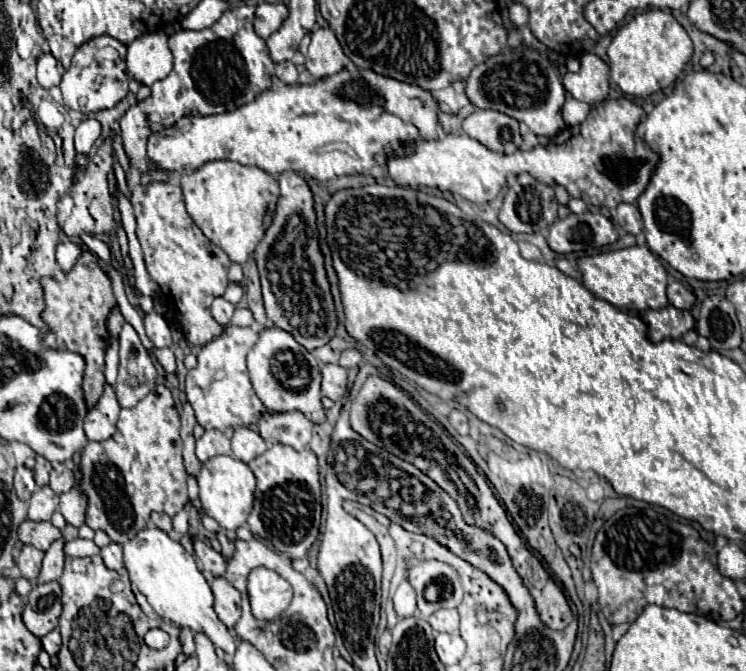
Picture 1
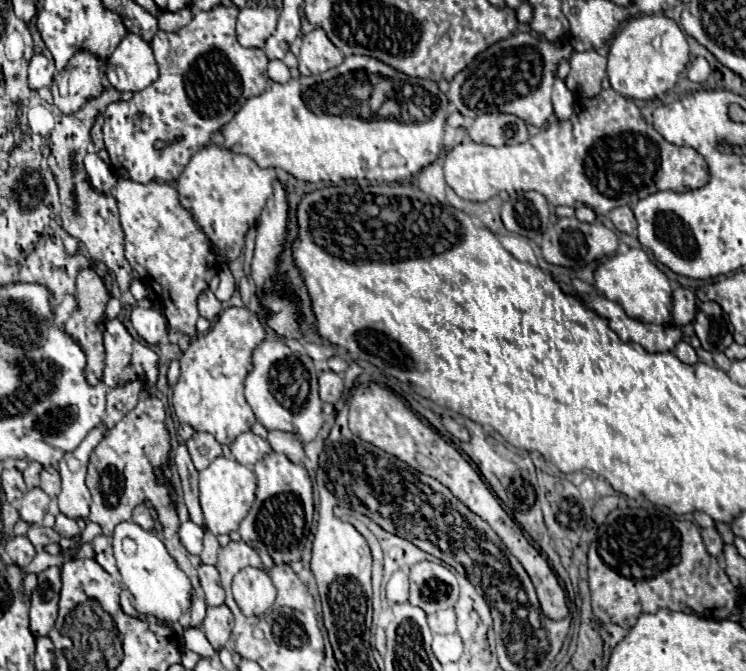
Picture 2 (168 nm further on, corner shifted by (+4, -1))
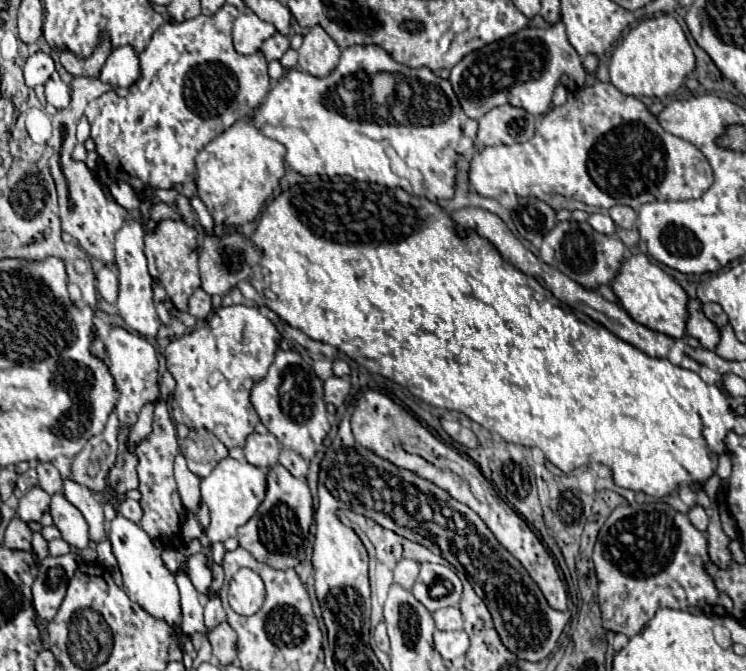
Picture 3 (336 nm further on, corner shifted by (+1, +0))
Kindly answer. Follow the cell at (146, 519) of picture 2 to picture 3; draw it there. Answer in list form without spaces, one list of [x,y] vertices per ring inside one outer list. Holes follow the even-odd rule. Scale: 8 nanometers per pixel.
[[[125,499],[125,501],[121,503],[119,511],[121,511],[121,515],[123,515],[123,517],[127,517],[129,521],[133,521],[133,523],[141,523],[141,517],[143,517],[143,509],[141,509],[139,501],[133,501],[133,499]]]

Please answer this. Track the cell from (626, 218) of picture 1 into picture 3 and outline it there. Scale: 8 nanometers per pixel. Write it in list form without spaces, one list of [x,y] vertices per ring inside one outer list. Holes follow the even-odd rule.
[[[615,205],[615,207],[611,207],[609,215],[623,229],[633,229],[635,223],[637,223],[637,213],[631,207],[627,207],[627,205]]]

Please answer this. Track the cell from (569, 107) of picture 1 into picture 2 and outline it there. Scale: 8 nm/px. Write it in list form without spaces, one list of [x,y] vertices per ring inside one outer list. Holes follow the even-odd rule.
[[[556,78],[554,82],[554,93],[552,94],[552,104],[554,114],[560,120],[566,120],[572,114],[572,104],[574,104],[574,94],[566,88],[564,80]]]

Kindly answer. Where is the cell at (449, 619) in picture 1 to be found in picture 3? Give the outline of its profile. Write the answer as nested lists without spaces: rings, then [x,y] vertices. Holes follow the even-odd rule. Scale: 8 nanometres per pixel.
[[[445,607],[443,611],[435,611],[433,619],[435,619],[435,625],[439,631],[455,631],[455,629],[463,627],[461,611],[457,607]]]

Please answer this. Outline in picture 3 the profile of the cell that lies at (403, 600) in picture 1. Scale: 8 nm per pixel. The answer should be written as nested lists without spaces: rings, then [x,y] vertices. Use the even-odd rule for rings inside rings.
[[[401,559],[397,563],[397,567],[393,569],[393,583],[401,585],[403,589],[411,589],[415,579],[419,575],[419,563],[417,561],[411,561],[411,559]]]

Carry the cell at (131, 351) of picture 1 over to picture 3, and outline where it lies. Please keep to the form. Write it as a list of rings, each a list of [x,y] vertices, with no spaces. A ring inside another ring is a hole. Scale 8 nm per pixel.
[[[113,411],[105,429],[91,437],[81,453],[71,463],[71,477],[89,487],[91,491],[103,491],[107,483],[107,471],[115,463],[117,455],[117,433],[119,433],[119,419]]]

